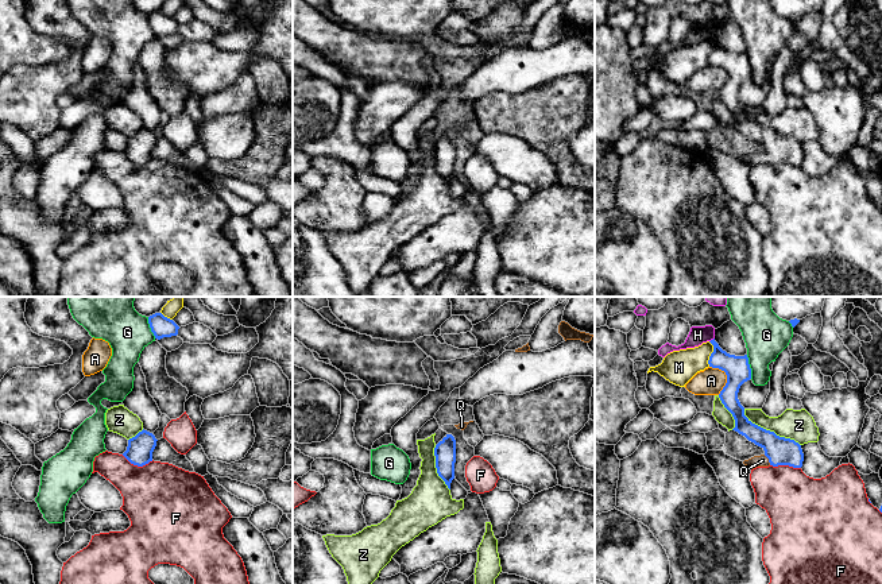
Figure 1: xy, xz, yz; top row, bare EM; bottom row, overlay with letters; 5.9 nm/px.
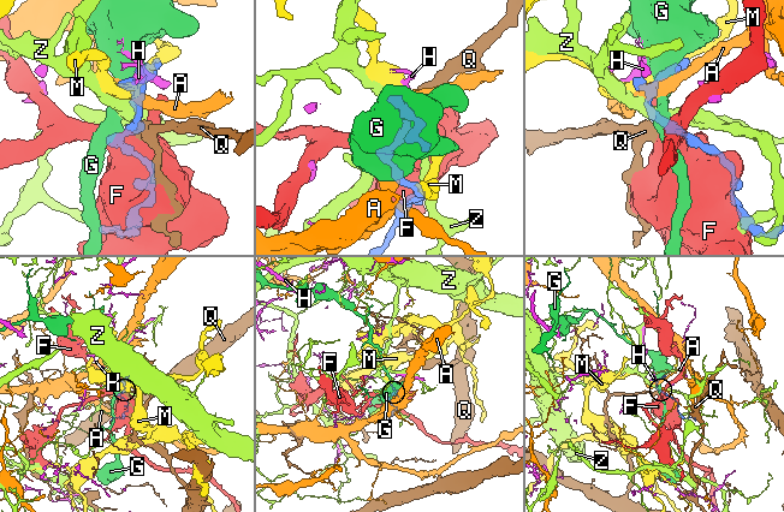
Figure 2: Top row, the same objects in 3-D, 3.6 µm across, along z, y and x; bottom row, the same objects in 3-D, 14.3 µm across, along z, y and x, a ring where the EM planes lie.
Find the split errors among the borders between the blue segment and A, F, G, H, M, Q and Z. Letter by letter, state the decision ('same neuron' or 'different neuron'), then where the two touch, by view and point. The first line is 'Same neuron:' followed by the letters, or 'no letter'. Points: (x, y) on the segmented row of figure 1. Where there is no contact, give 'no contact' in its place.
Same neuron: Q
A: different neuron | yz (727, 376)
F: different neuron | xy (138, 465)
G: different neuron | yz (749, 367)
H: different neuron | yz (711, 340)
M: different neuron | yz (711, 354)
Q: same neuron | yz (769, 460)
Z: different neuron | yz (769, 430)

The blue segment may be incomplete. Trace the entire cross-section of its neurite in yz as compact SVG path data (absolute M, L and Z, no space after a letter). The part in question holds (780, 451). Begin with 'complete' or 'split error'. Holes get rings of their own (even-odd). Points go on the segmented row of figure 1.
split error; M715 339L709 343L713 345L713 352L708 360L709 367L719 368L727 375L727 383L720 391L719 398L735 419L735 428L732 430L744 436L748 441L765 450L763 455L744 460L743 464L750 469L769 465L789 465L793 468L801 468L804 453L798 442L790 438L780 437L774 432L753 424L744 415L744 407L738 399L738 392L740 386L751 379L751 368L747 355L730 355L719 347Z

